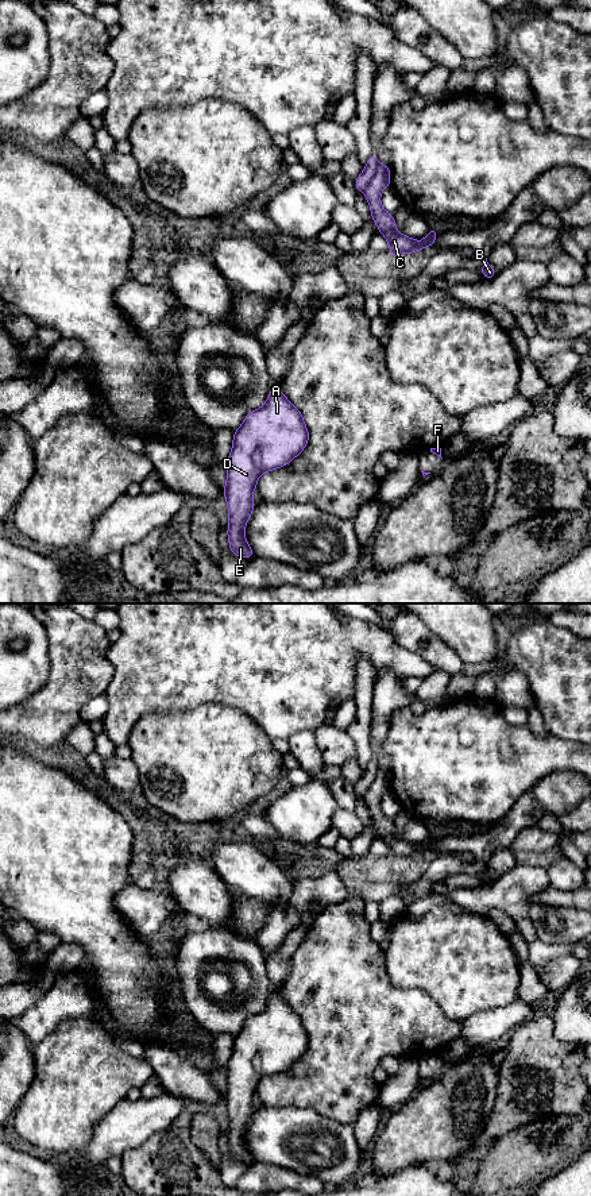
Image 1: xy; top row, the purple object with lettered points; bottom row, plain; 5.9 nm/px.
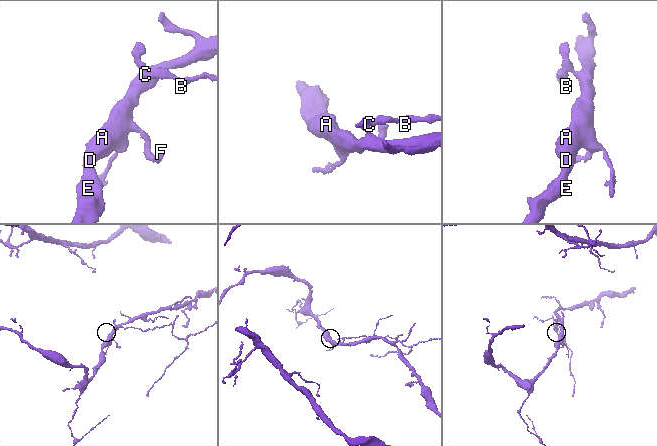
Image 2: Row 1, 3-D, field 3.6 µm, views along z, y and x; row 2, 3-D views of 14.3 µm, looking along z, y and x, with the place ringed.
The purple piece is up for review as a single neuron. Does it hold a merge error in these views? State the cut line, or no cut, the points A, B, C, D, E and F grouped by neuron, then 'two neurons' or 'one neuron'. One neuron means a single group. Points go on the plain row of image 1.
cut xy (378, 768), (373, 783), (363, 795); groups A D E F / B C; two neurons

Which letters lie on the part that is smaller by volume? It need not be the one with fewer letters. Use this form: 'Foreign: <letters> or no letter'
Foreign: B, C

